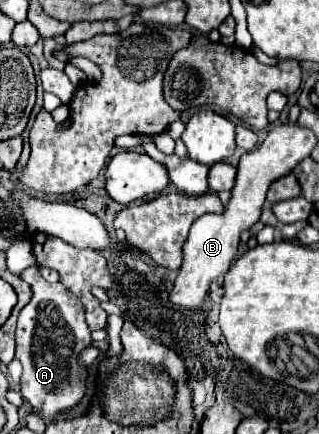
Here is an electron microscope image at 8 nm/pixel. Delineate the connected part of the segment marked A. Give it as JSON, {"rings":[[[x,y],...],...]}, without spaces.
{"rings":[[[38,268],[22,272],[22,280],[32,286],[32,300],[20,310],[16,328],[16,358],[22,362],[20,392],[42,418],[54,418],[78,406],[86,394],[88,370],[80,364],[80,354],[92,344],[90,328],[84,320],[84,304],[60,282],[46,282]]]}

